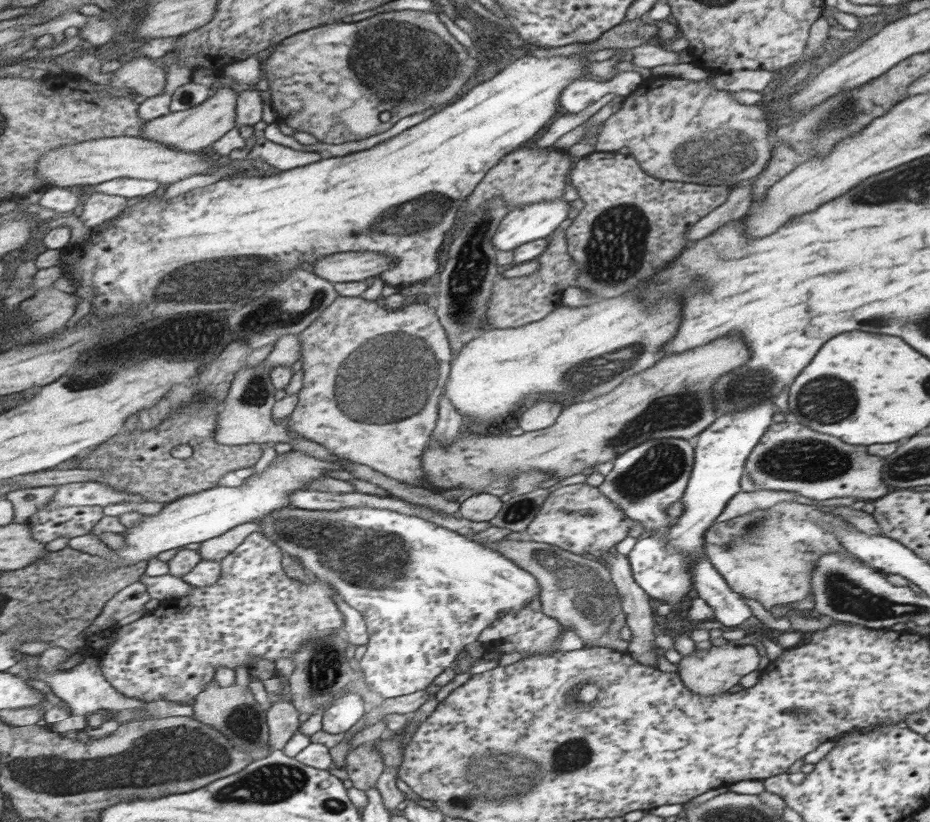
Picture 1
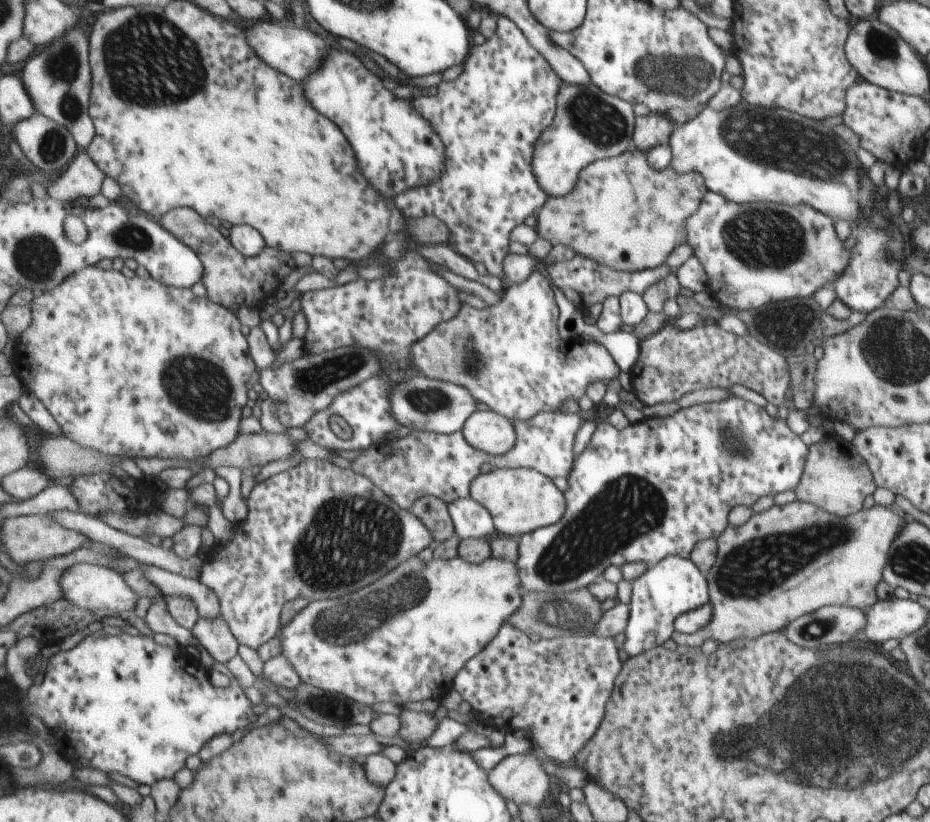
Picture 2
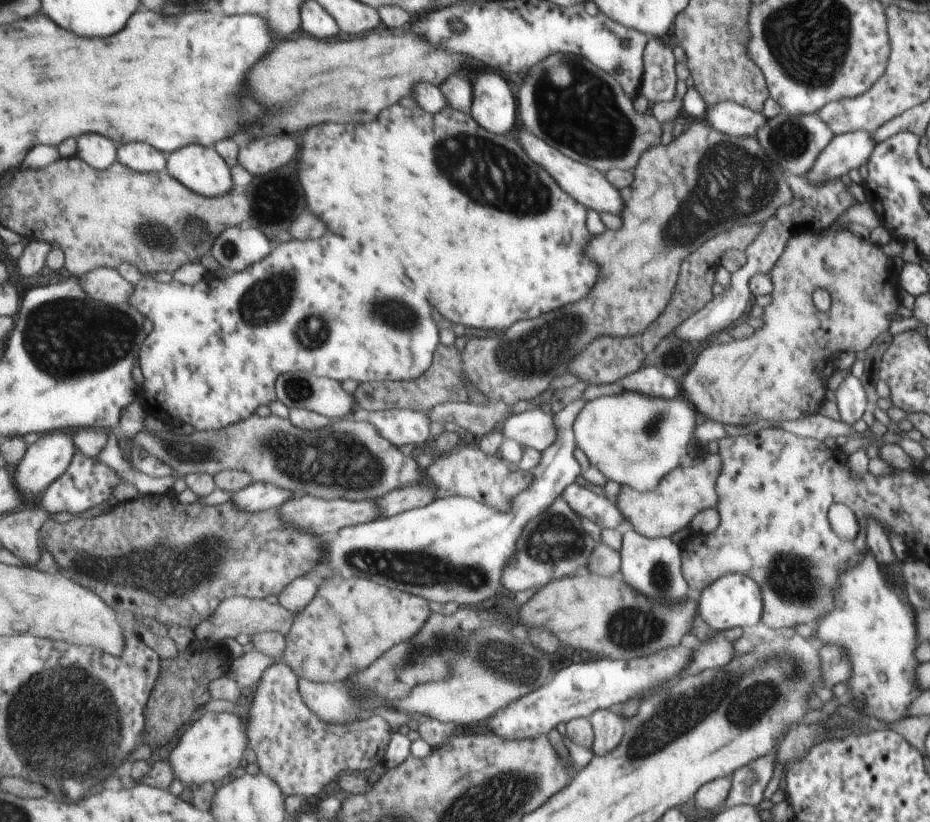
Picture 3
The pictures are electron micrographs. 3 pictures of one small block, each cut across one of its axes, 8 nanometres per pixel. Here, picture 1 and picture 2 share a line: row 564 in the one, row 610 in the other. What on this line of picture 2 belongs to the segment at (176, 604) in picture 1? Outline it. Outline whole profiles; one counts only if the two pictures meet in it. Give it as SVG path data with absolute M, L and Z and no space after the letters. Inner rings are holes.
M304 458L293 469L264 479L246 504L248 516L235 524L237 531L231 541L216 543L209 559L204 561L200 580L221 600L223 616L236 638L256 650L281 632L286 601L304 598L316 602L346 596L376 582L434 542L431 532L410 510L400 508L366 476L322 459Z

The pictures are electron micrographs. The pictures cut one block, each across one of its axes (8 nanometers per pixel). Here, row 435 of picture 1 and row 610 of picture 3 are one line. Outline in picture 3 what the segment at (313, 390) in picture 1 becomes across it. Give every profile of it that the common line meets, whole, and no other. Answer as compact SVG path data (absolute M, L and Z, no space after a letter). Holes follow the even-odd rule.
M336 576L320 585L318 596L296 616L284 656L284 662L302 679L318 683L340 682L366 670L392 646L412 640L436 612L432 600L366 578L352 576L344 580Z

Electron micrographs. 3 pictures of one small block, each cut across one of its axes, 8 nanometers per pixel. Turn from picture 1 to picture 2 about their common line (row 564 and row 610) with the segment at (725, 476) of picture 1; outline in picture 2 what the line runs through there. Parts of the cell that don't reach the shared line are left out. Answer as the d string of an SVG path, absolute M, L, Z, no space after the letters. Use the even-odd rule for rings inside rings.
M670 555L666 559L662 559L658 564L650 566L642 576L635 578L631 583L633 591L631 601L629 602L629 619L622 633L618 638L620 651L623 657L633 657L649 651L653 646L660 647L671 638L673 633L673 625L676 619L684 613L700 608L709 602L708 585L706 578L700 574L701 569L692 559L685 559L681 556Z

